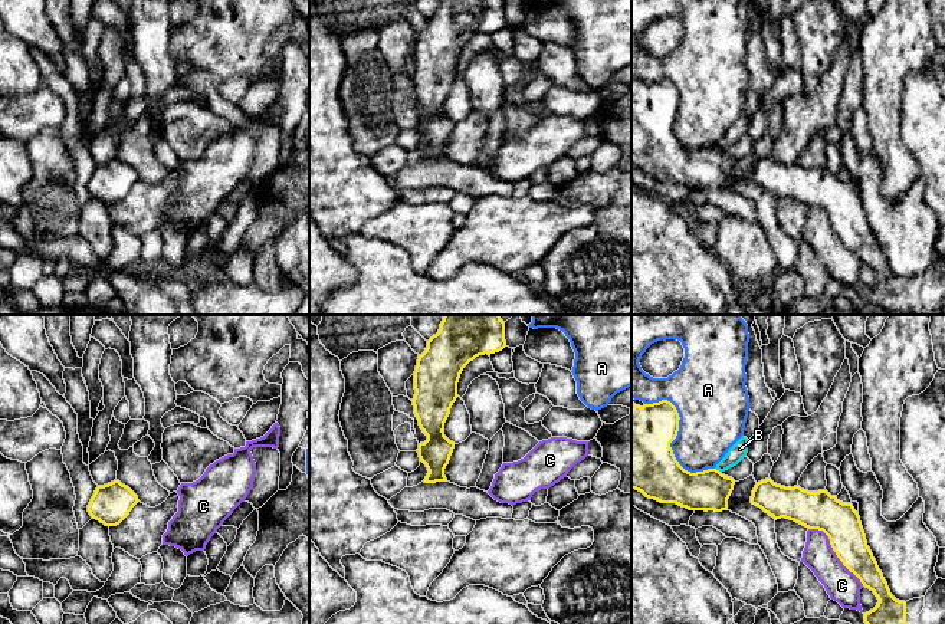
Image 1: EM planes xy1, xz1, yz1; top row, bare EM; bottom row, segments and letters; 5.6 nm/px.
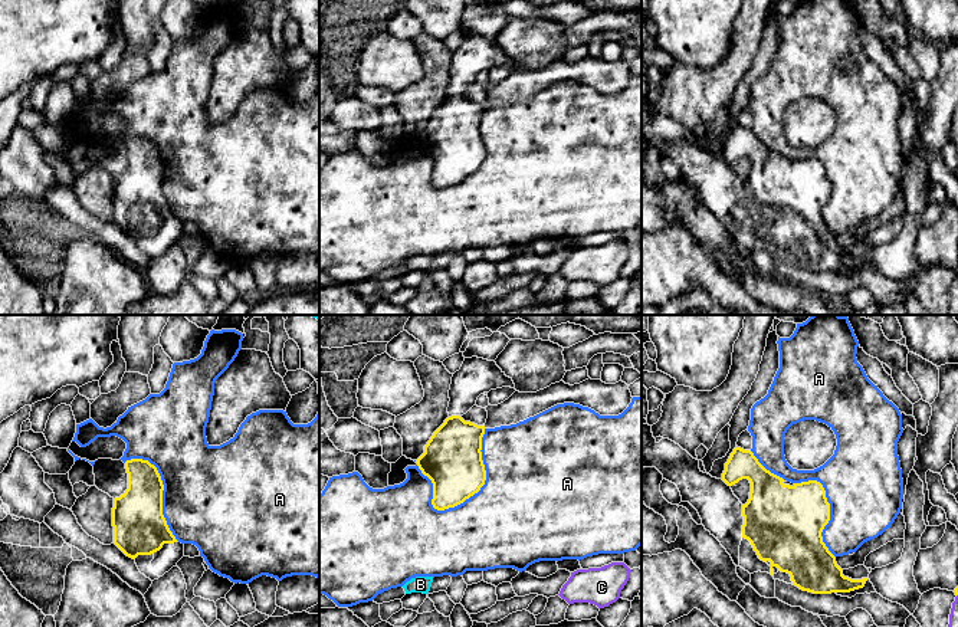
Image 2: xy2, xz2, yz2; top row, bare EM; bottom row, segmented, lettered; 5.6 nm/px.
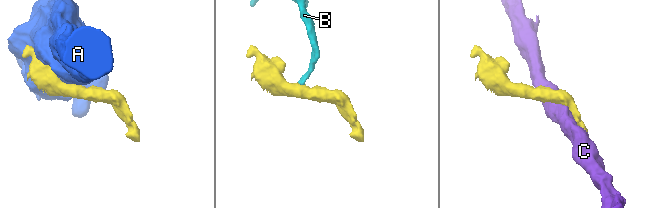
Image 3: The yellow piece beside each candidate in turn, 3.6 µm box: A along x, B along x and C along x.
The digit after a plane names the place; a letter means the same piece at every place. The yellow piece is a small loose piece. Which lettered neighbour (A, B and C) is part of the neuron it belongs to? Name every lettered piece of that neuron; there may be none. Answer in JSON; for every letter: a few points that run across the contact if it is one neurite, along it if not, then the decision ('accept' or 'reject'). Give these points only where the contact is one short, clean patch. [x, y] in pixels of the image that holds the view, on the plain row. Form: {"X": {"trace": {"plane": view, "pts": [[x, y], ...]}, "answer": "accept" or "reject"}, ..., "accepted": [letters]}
{"A": {"answer": "reject"}, "B": {"trace": {"plane": "yz1", "pts": [[715, 145], [719, 150]]}, "answer": "reject"}, "C": {"answer": "reject"}, "accepted": []}

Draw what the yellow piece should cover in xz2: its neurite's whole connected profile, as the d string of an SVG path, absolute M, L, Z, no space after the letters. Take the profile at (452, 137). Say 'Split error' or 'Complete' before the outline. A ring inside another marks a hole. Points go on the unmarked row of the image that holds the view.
Split error. M465 36L452 55L449 68L449 95L433 111L424 131L416 138L419 147L433 161L432 183L444 188L463 181L480 168L486 158L482 138L482 115L485 104L462 96L480 72L511 65L512 56L495 39Z

